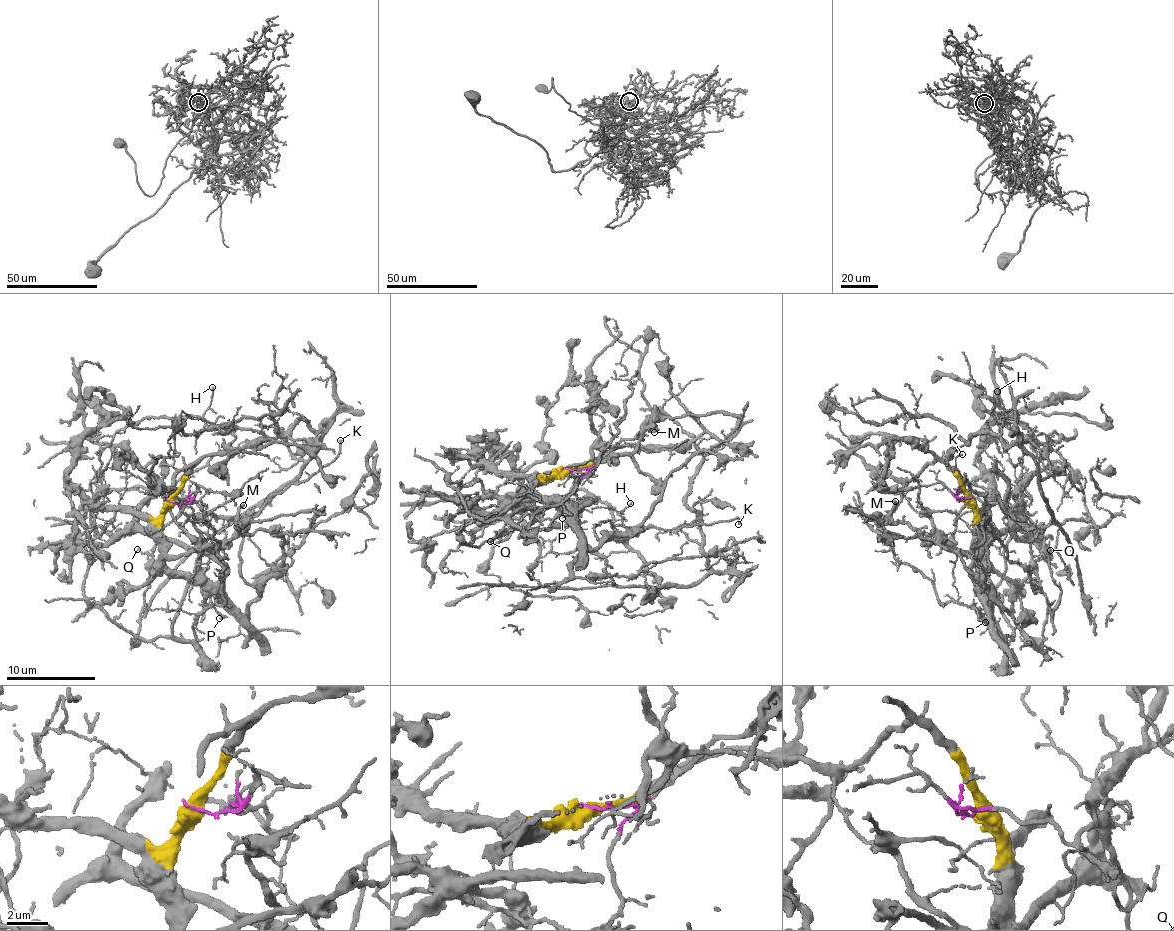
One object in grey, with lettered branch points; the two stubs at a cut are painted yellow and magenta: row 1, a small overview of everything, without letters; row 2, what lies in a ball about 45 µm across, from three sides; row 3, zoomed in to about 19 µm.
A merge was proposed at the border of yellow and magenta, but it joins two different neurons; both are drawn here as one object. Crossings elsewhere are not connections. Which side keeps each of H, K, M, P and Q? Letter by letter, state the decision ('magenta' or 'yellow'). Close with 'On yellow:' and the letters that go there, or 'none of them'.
H: magenta
K: yellow
M: yellow
P: yellow
Q: magenta
On yellow: K, M, P

